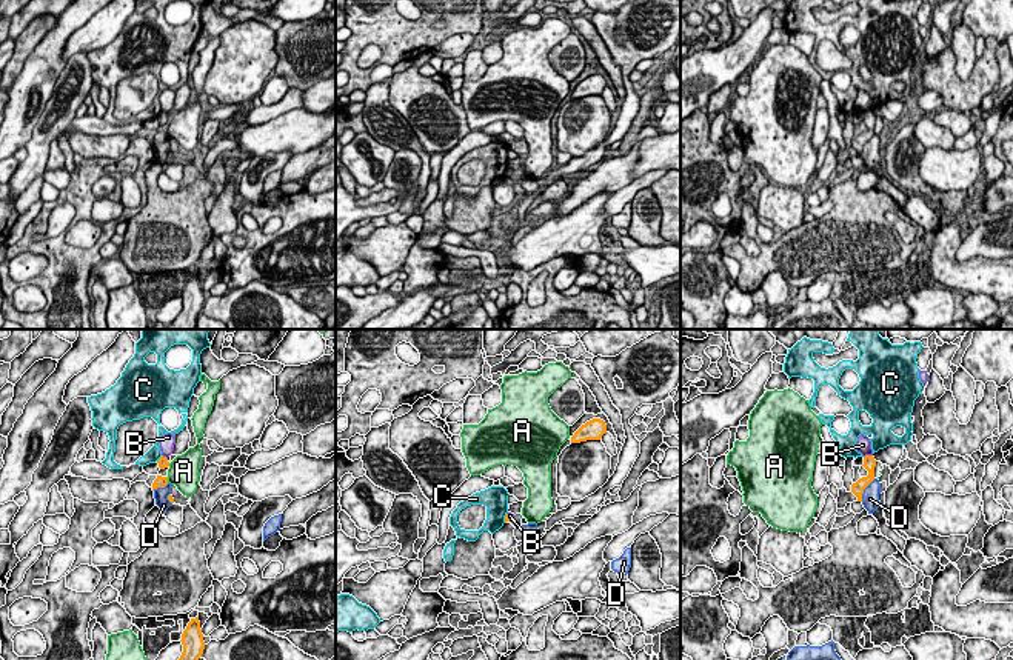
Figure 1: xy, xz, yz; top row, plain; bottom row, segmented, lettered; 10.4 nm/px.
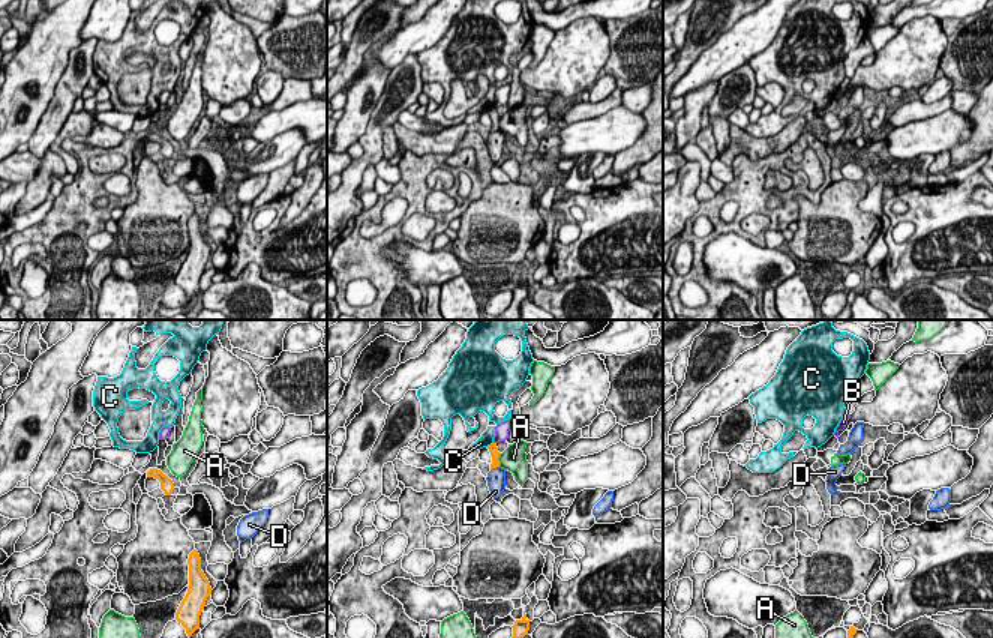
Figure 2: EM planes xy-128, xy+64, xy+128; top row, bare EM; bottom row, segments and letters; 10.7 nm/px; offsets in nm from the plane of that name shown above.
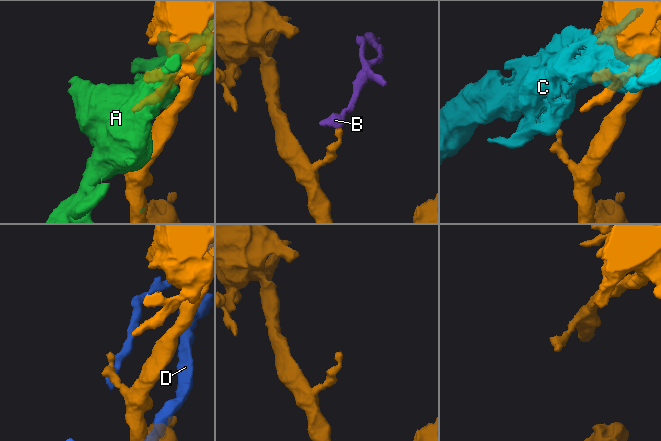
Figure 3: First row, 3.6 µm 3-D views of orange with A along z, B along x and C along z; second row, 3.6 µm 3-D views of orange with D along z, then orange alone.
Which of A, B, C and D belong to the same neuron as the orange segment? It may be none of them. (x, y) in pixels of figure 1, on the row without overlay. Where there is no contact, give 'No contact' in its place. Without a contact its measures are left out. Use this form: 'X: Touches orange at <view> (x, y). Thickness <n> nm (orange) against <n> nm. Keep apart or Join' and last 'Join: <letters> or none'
A: Touches orange at xy (167, 136). Thickness 130 nm (orange) against 320 nm. Keep apart
B: Touches orange at yz (867, 111). Thickness 130 nm (orange) against 160 nm. Keep apart
C: Touches orange at xz (505, 174). Thickness 50 nm (orange) against 260 nm. Keep apart
D: Touches orange at yz (864, 143). Thickness 130 nm (orange) against 190 nm. Keep apart
Join: none

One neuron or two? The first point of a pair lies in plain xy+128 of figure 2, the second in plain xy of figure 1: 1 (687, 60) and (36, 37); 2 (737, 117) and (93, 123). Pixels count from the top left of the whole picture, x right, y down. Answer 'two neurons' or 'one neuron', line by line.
1: one neuron
2: one neuron

